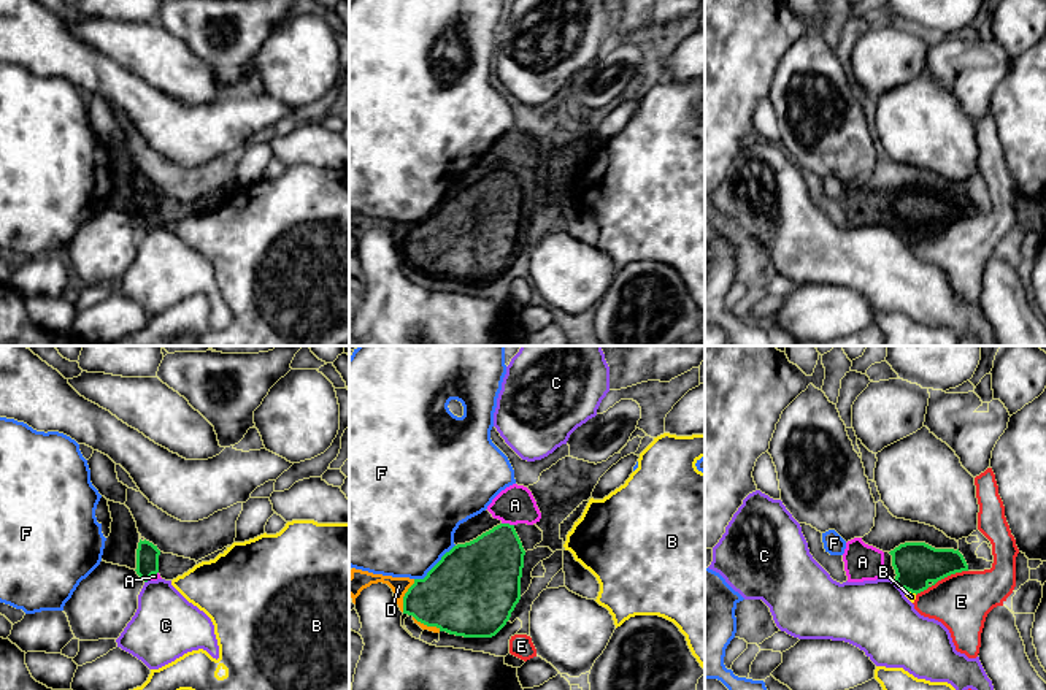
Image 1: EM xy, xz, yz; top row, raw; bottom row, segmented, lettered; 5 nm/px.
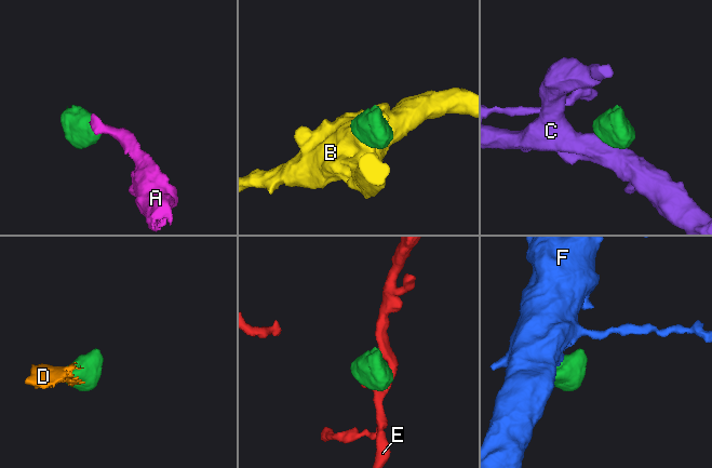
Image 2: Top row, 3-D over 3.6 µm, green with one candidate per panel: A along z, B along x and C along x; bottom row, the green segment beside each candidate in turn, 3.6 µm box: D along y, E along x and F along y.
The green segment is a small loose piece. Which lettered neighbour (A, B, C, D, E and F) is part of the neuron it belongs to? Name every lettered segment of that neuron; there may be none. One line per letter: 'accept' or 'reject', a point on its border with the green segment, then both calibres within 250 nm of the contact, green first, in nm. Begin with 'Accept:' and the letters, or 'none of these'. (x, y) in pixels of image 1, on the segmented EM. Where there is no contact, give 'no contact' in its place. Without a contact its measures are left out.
Accept: A, D
A: accept; meets green in xz at (508, 524); 340 nm thick on the green side, 190 nm on the other
B: reject; meets green in yz at (910, 590); 220 nm thick on the green side, 50 nm on the other
C: reject; meets green in yz at (899, 586); 220 nm thick on the green side, 360 nm on the other
D: accept; meets green in xz at (405, 595); 360 nm thick on the green side, 100 nm on the other
E: reject; meets green in yz at (942, 578); 220 nm thick on the green side, 300 nm on the other
F: reject; meets green in xz at (435, 565); 460 nm thick on the green side, 500 nm on the other

